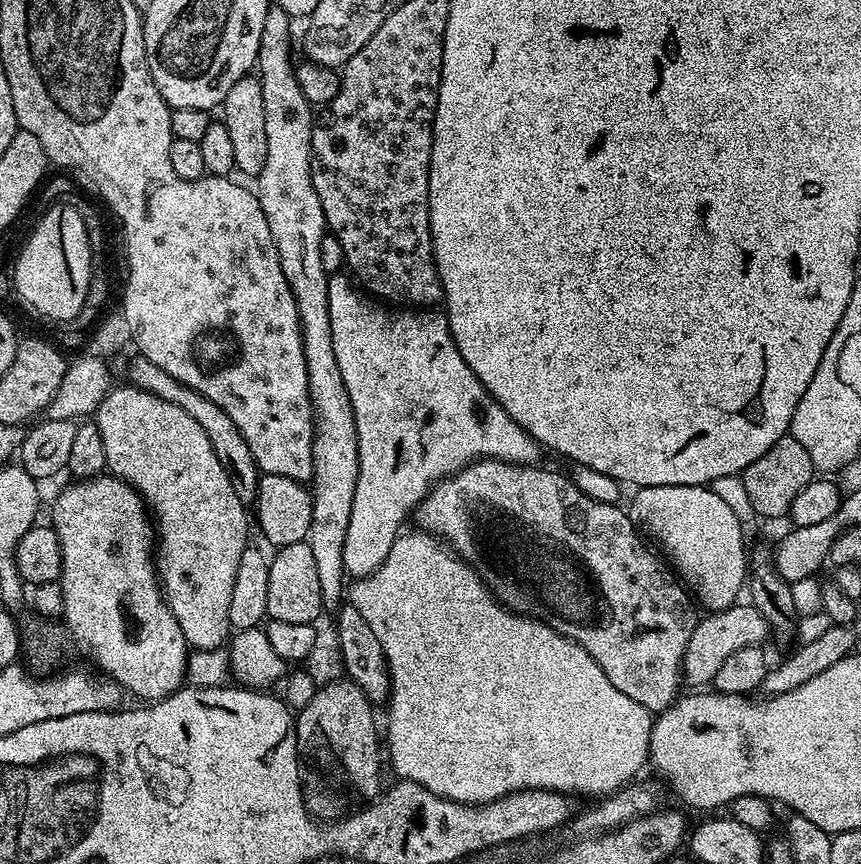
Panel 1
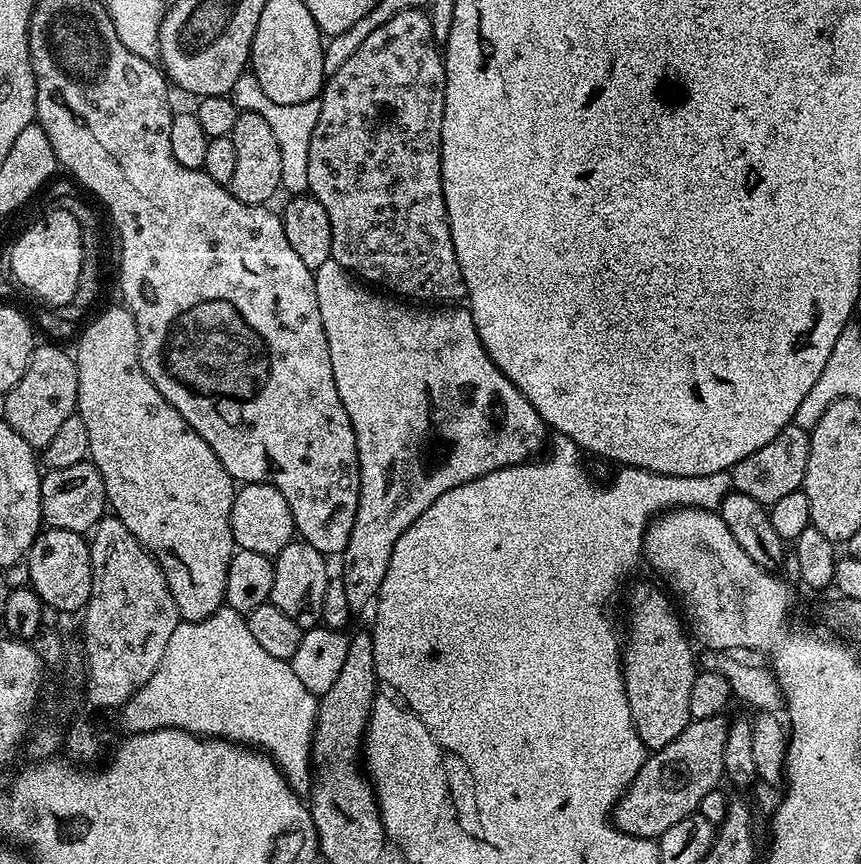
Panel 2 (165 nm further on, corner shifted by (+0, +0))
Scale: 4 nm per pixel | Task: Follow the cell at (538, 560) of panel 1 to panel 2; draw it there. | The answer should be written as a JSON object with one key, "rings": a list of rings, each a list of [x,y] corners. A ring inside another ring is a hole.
{"rings":[[[652,584],[633,586],[628,596],[628,640],[626,636],[622,644],[624,689],[632,711],[632,724],[648,750],[666,747],[693,719],[690,692],[698,671],[698,656],[696,660],[692,653],[693,641],[673,601],[661,592]]]}

